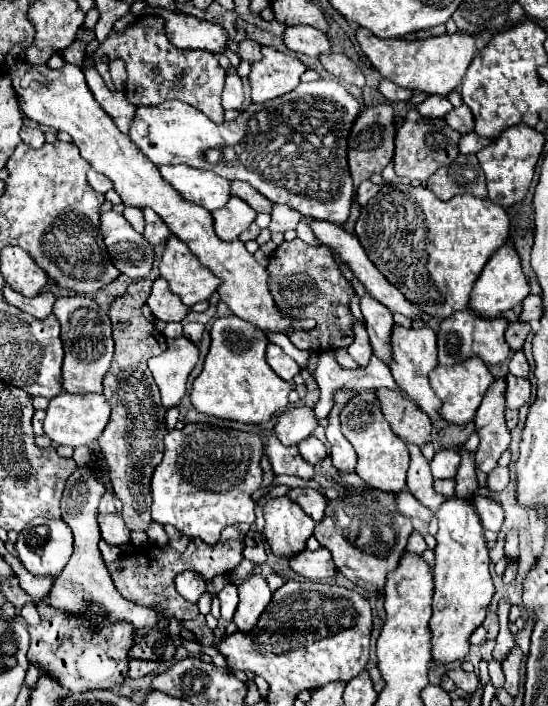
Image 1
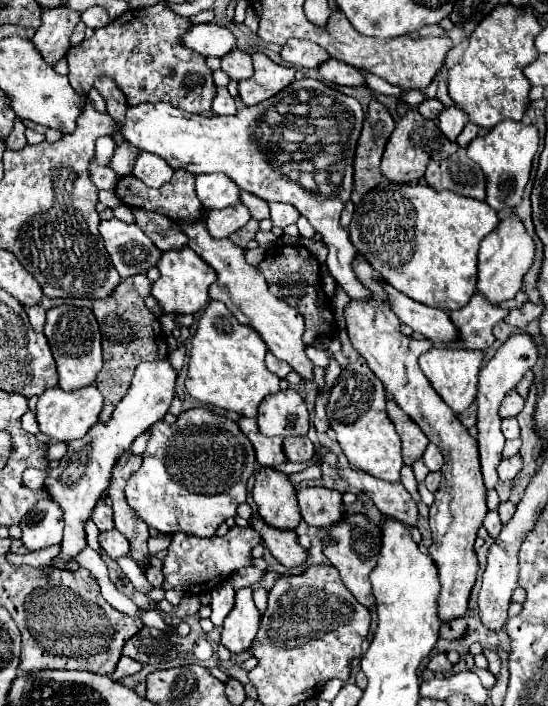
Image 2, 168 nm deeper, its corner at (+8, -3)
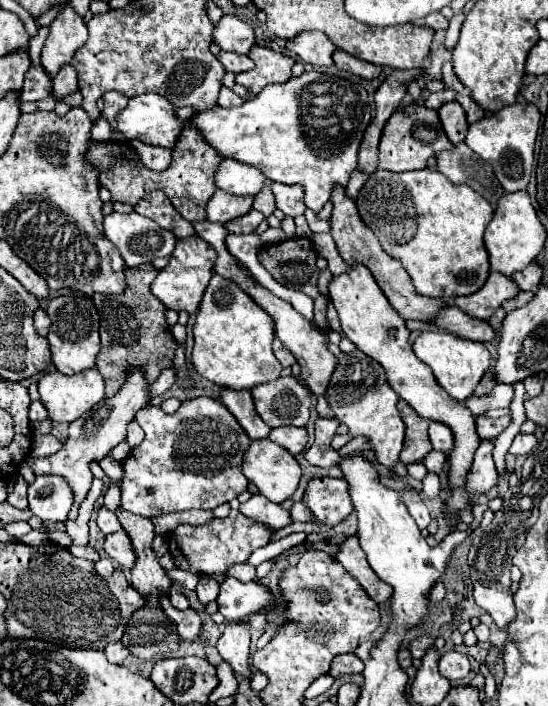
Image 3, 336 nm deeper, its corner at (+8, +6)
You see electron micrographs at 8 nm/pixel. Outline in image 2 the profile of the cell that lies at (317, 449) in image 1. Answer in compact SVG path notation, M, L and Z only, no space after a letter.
M308 436L284 438L284 454L290 462L310 462L314 456L314 444Z

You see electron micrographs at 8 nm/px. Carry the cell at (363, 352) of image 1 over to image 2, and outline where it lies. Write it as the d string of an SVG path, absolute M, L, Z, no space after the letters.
M362 358L342 370L338 382L330 388L326 412L342 452L352 466L388 482L400 480L400 468L404 466L400 454L402 446L400 436L386 414L386 390Z

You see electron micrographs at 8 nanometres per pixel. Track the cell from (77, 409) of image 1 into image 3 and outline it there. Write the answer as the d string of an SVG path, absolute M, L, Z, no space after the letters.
M86 369L86 371L76 373L72 377L66 377L58 371L54 371L54 373L50 371L40 379L38 391L40 391L40 401L48 409L48 419L50 421L54 421L54 423L72 423L82 413L90 411L96 403L100 403L104 399L104 379L98 373L98 369Z

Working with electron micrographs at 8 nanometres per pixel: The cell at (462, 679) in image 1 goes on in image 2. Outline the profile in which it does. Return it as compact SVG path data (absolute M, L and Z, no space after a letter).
M436 654L436 656L432 656L430 662L428 662L428 668L430 668L432 672L436 672L436 674L450 674L450 672L452 672L452 664L448 662L446 654Z

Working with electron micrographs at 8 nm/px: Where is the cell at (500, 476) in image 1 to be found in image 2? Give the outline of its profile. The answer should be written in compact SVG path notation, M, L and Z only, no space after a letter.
M514 454L514 456L504 458L504 460L500 462L500 466L498 466L498 476L500 476L502 482L508 482L508 480L516 478L516 474L520 472L520 468L522 468L522 456L520 456L520 454Z

